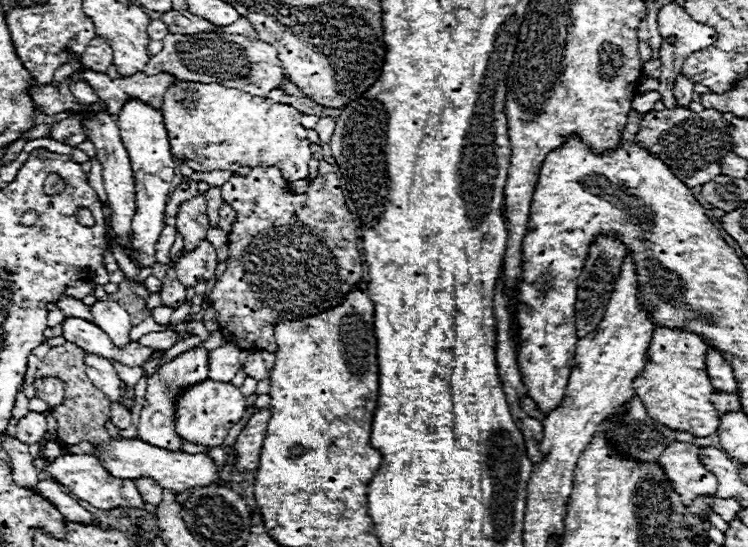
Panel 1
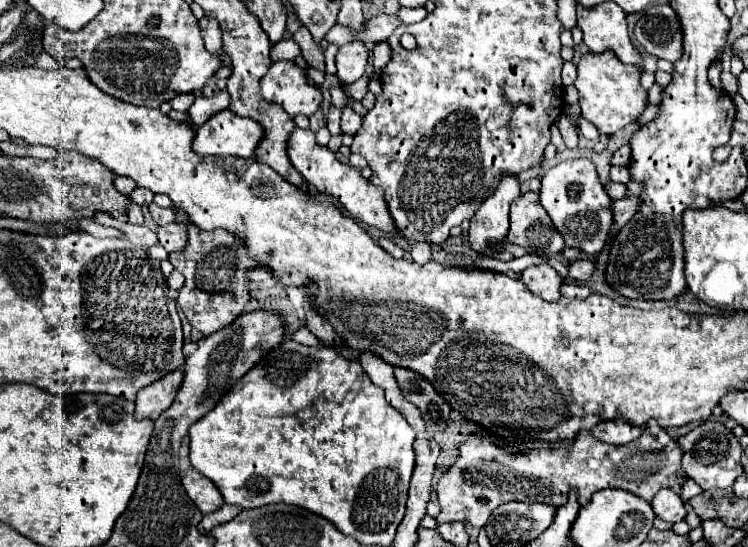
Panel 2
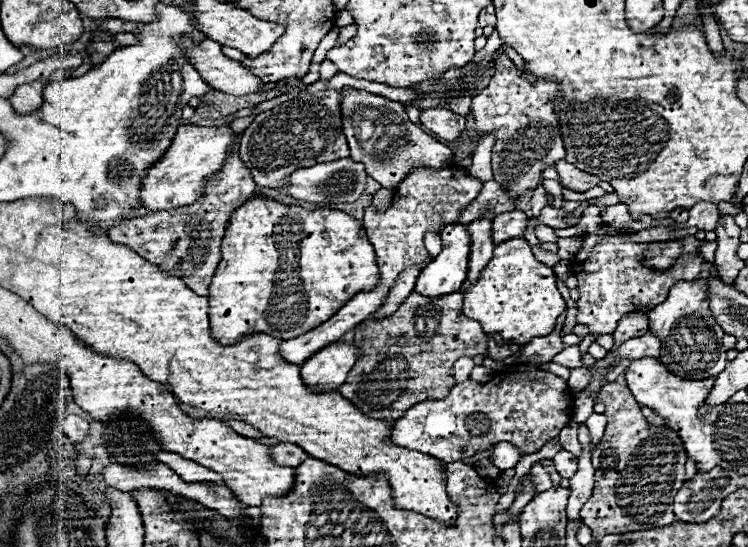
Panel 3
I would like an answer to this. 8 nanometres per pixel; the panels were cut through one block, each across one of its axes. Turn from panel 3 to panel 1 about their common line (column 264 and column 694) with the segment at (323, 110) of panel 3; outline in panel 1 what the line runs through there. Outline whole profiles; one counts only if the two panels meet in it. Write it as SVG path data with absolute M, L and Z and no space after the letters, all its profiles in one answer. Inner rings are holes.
M672 108L662 112L652 110L640 120L638 140L640 144L648 146L646 150L660 158L676 178L680 178L688 188L694 188L720 174L722 158L732 148L728 128L730 124L724 122L720 110L702 112L692 112L690 108Z

